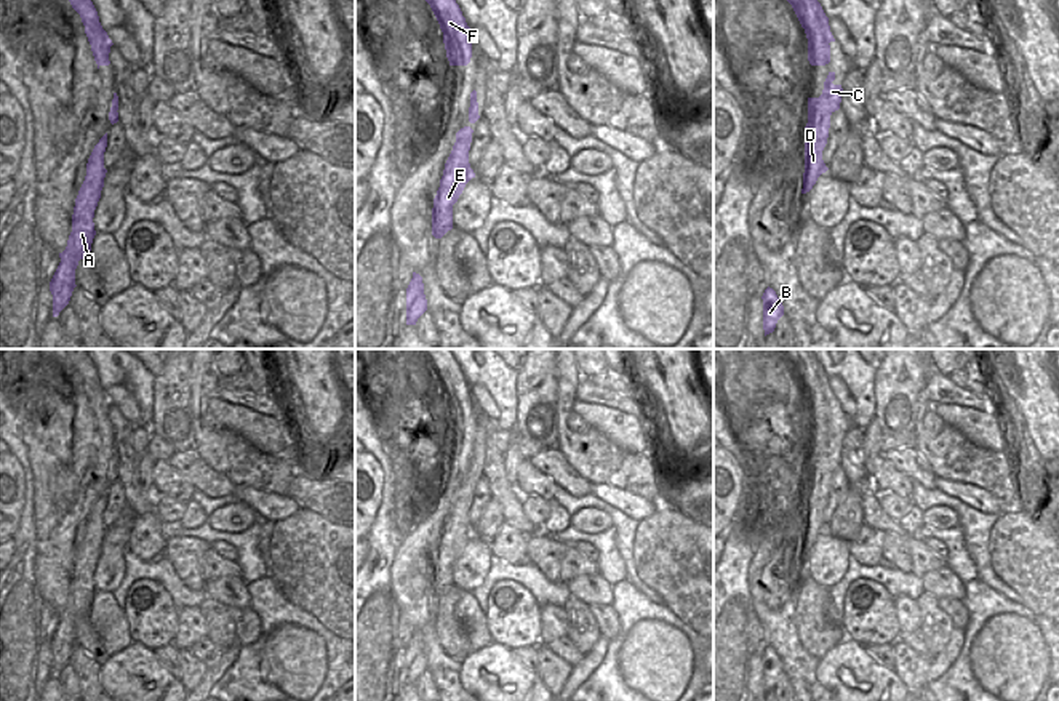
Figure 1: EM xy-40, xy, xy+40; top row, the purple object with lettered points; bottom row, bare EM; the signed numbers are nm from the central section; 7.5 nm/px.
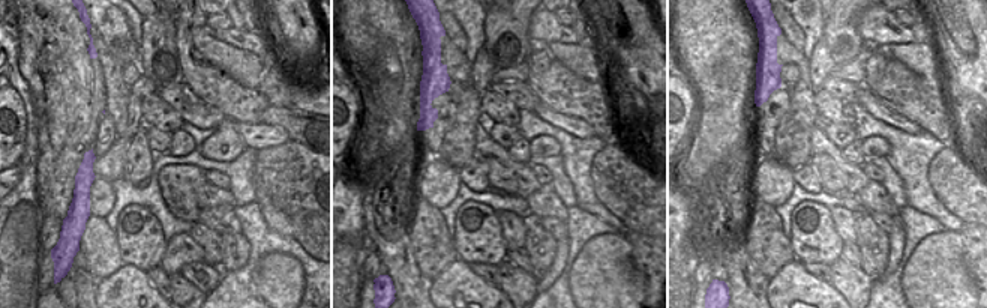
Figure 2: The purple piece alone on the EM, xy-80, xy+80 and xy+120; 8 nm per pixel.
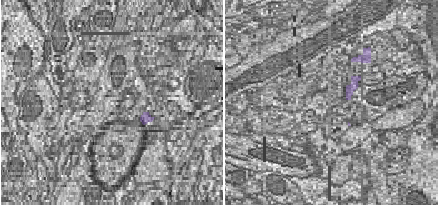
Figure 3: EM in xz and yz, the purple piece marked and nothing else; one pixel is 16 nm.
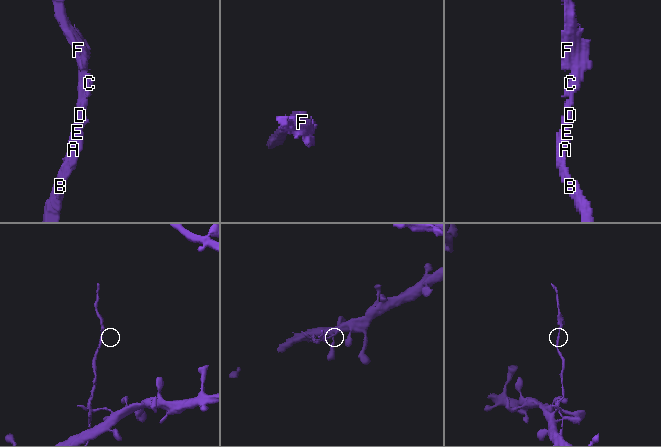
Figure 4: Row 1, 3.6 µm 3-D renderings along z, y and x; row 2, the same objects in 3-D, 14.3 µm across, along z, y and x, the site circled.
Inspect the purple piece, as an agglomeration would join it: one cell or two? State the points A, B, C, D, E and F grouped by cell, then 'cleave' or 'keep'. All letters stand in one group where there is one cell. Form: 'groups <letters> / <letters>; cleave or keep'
groups A B C D E F; keep

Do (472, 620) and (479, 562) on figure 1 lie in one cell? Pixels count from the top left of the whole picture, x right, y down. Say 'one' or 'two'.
one

